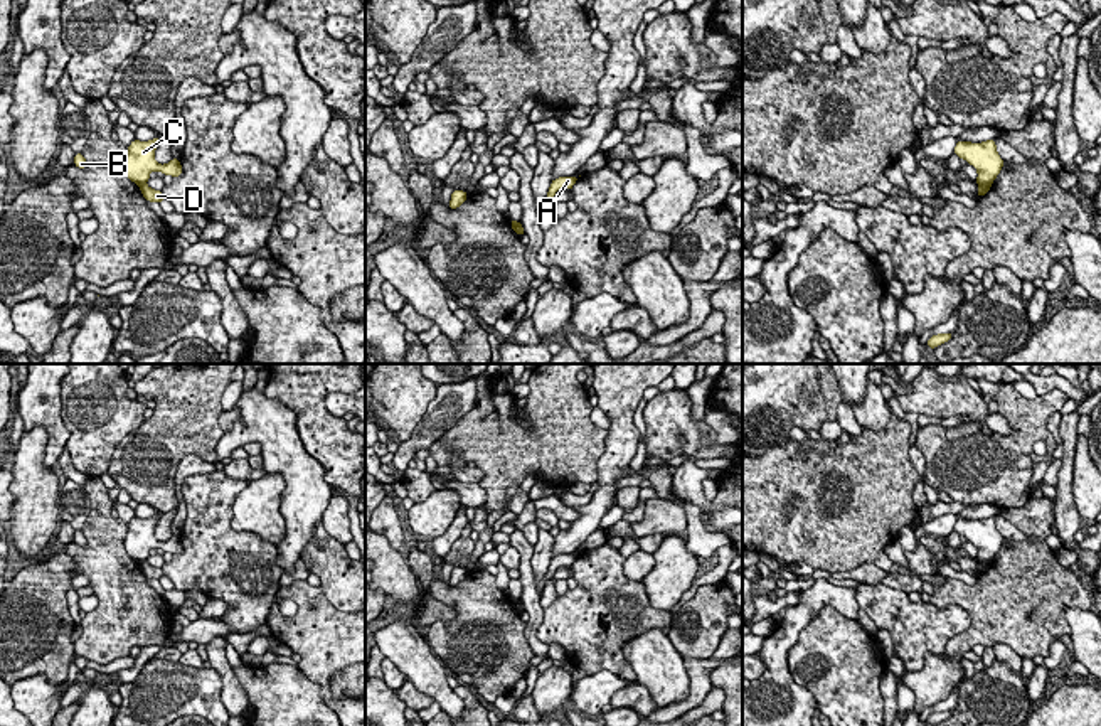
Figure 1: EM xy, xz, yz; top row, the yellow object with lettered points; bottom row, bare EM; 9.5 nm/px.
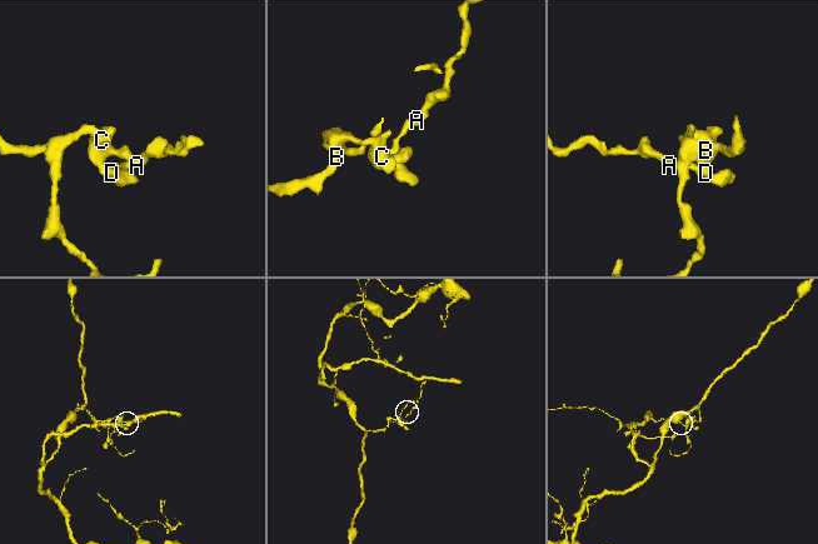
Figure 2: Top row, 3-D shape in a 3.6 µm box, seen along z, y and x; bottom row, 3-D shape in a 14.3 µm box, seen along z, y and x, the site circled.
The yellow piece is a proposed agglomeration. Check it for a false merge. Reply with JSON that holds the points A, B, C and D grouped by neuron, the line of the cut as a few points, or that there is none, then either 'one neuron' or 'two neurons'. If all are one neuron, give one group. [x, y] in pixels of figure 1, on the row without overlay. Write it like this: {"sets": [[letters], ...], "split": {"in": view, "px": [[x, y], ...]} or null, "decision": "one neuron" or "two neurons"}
{"sets": [["A", "D"], ["B", "C"]], "split": {"in": "xy", "px": [[145, 560], [138, 563]]}, "decision": "two neurons"}

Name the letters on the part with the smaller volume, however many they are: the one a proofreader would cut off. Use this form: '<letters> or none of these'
A, D

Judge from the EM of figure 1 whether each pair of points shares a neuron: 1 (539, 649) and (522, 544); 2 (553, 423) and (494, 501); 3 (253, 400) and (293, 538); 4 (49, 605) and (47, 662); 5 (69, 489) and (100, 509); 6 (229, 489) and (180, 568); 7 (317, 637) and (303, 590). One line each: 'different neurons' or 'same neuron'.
1: same neuron
2: same neuron
3: same neuron
4: same neuron
5: different neurons
6: same neuron
7: same neuron

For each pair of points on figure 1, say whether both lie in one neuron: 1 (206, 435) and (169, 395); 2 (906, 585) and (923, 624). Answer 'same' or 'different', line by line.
1: same
2: different

